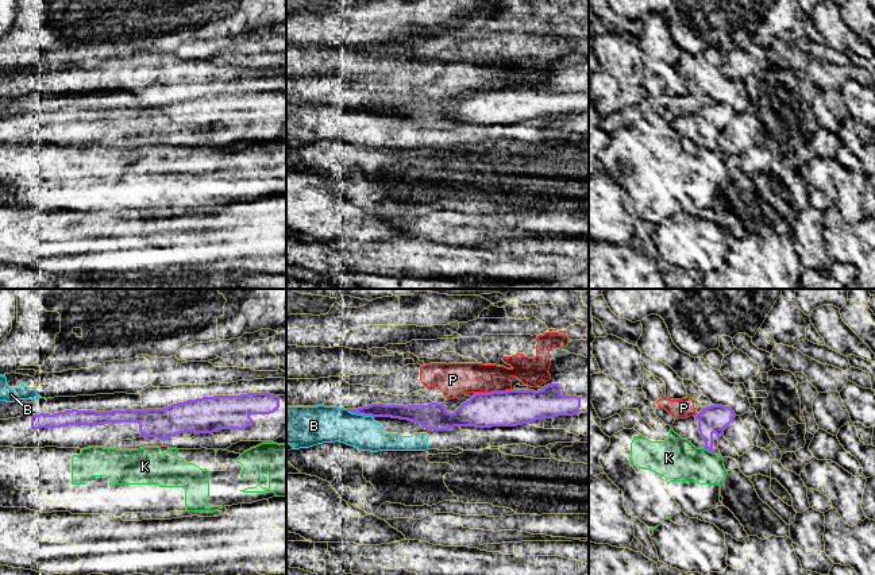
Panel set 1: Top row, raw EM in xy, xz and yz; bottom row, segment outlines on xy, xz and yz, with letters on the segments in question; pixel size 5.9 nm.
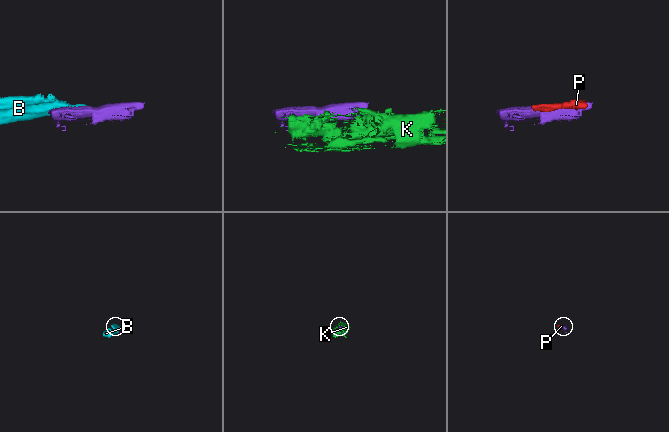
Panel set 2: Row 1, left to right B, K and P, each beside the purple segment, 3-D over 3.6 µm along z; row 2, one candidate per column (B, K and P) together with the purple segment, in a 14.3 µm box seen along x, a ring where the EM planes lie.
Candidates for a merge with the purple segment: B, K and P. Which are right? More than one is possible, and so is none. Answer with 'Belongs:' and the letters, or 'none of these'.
Belongs: none of these

